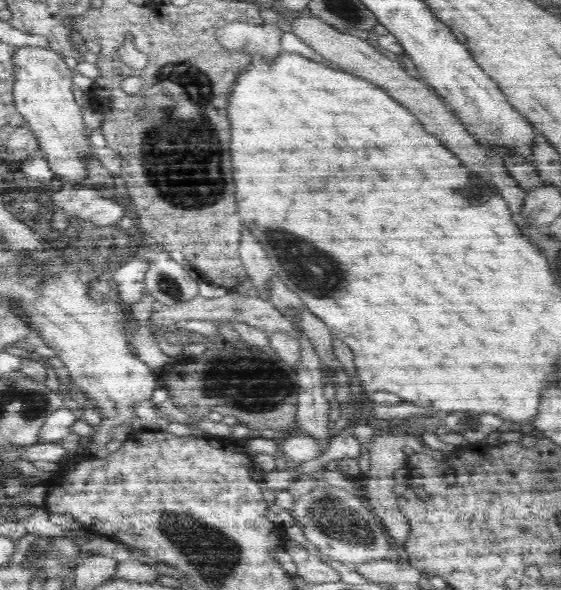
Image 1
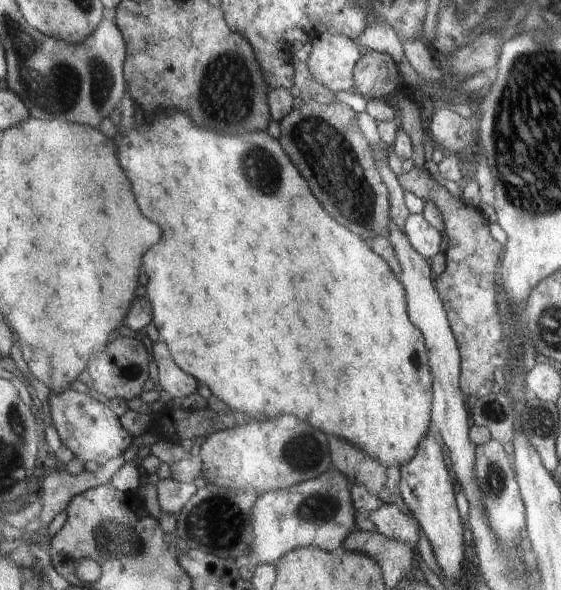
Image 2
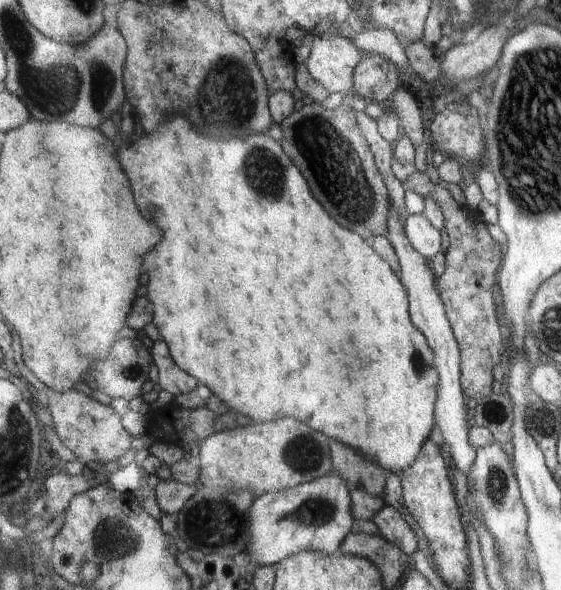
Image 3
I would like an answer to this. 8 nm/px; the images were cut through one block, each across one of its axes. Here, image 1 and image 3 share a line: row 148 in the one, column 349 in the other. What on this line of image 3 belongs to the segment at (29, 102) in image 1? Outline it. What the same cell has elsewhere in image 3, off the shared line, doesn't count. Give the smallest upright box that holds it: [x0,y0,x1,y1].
[305,34,360,95]

